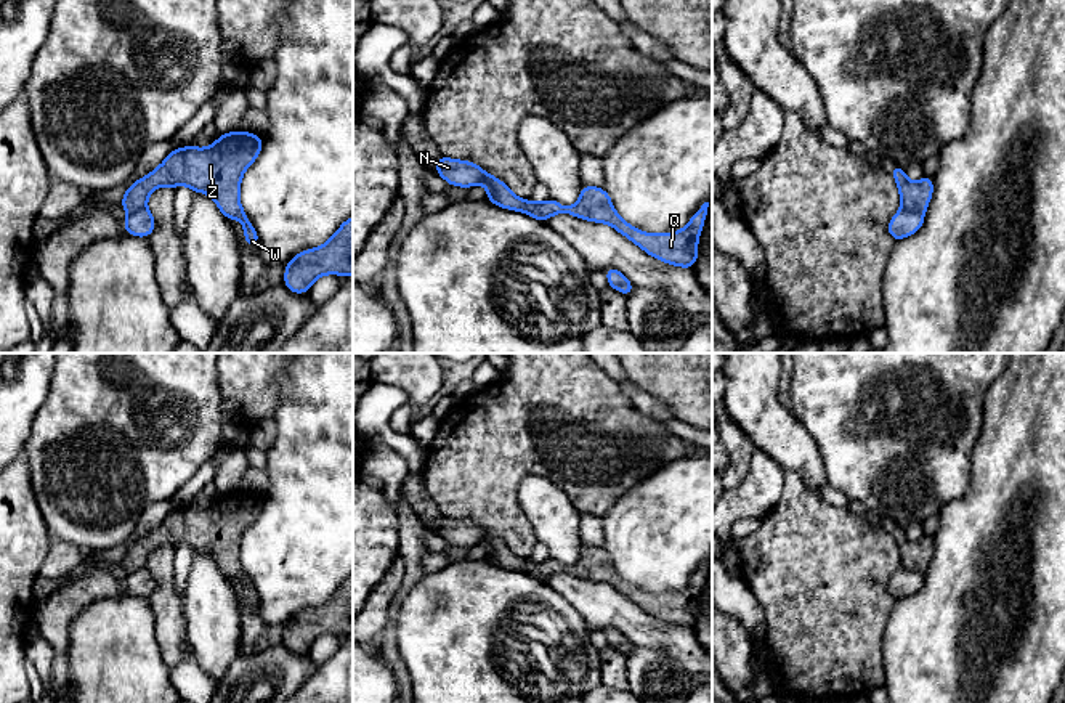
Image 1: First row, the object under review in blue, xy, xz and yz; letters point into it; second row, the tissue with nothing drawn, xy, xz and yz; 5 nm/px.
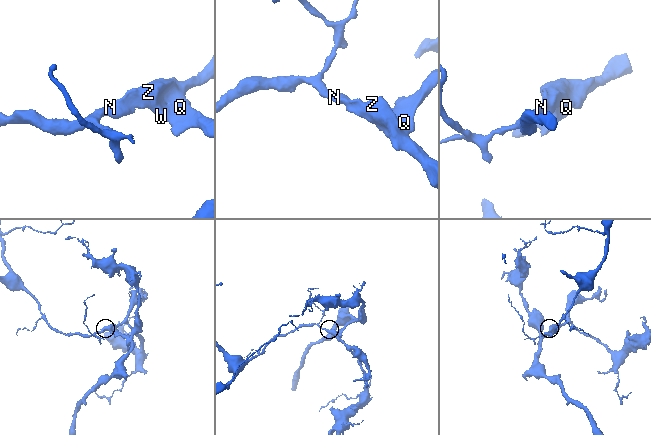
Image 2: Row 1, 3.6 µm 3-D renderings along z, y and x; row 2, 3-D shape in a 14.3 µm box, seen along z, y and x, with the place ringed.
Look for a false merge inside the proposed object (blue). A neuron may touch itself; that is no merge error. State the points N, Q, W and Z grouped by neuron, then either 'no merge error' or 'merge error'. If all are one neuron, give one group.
N / Q W Z; merge error

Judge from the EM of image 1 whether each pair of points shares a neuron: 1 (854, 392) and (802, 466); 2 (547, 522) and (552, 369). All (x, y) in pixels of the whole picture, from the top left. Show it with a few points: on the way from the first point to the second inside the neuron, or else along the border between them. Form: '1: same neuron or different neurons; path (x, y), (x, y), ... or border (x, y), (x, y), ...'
1: different neurons; border (794, 413), (813, 440), (828, 480)
2: different neurons; border (517, 483), (530, 474), (544, 475), (575, 507)

